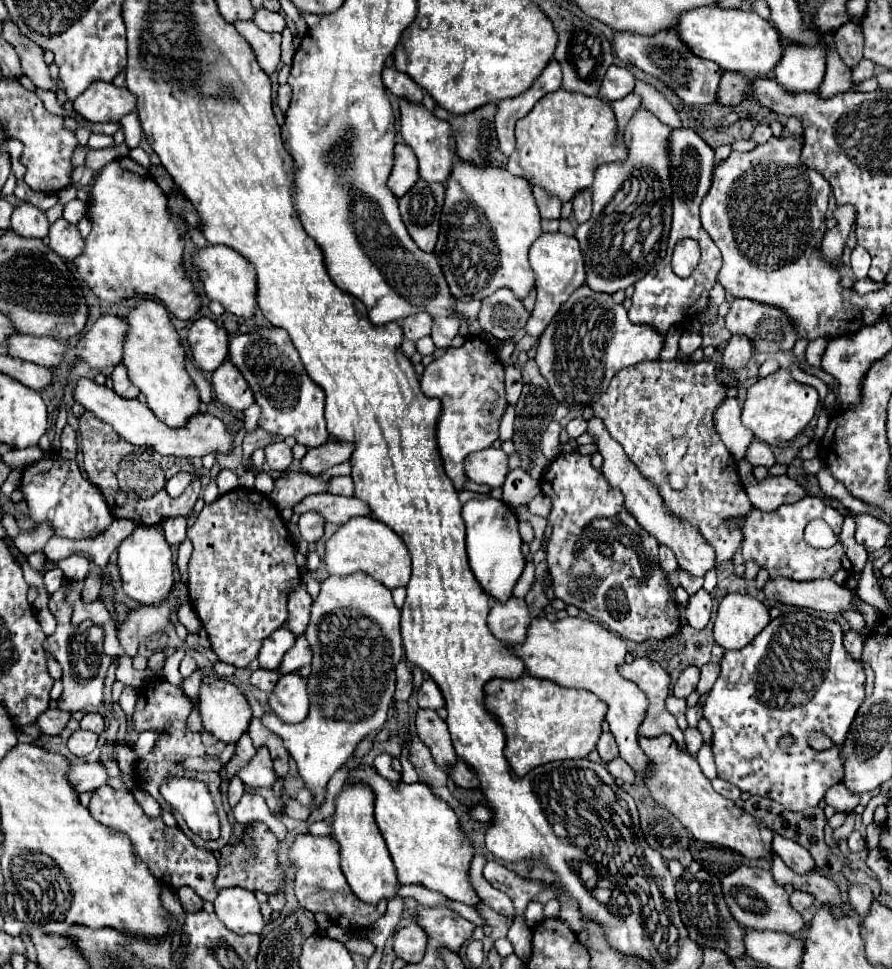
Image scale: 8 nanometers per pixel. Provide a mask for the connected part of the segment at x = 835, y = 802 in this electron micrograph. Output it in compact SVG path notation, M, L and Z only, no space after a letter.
M842 783L830 787L824 799L826 799L828 805L832 805L832 807L834 807L836 811L840 811L840 813L850 813L850 811L854 811L854 807L860 803L860 795L848 791Z

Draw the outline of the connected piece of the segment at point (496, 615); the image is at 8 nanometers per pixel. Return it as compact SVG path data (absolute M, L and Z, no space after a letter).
M512 597L506 603L492 601L492 609L488 615L488 627L494 637L504 643L524 643L528 627L532 623L532 615L524 599Z

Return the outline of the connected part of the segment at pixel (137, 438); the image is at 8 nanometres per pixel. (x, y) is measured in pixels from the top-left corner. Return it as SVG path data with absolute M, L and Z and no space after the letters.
M78 379L74 399L82 403L88 411L96 413L96 417L112 425L122 439L140 449L154 449L160 455L174 455L174 457L204 457L208 453L226 455L234 449L232 433L226 429L222 419L210 413L196 413L186 427L174 429L162 423L146 403L140 403L138 399L124 399L118 393L114 393L114 389L98 385L90 379Z

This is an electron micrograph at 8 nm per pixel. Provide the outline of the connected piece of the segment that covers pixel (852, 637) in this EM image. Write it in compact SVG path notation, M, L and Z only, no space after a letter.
M848 629L848 631L844 633L844 647L848 649L848 653L850 653L856 661L860 659L862 645L864 645L864 641L862 641L862 637L860 637L854 629Z

